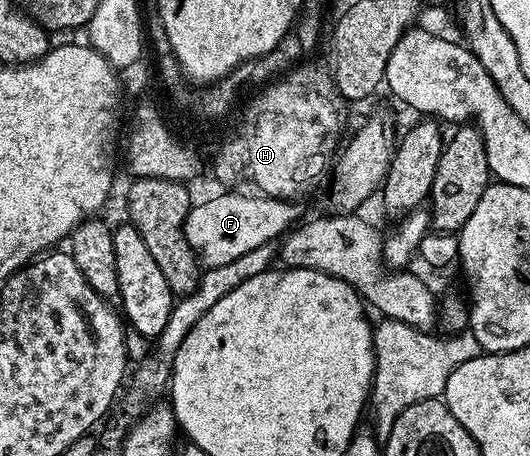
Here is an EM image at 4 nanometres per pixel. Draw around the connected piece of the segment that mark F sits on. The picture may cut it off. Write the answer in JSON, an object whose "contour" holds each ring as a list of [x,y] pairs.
{"contour":[[[221,191],[218,197],[213,197],[202,205],[194,204],[190,208],[185,220],[185,238],[193,252],[199,255],[202,266],[223,267],[223,263],[231,263],[231,259],[239,259],[239,255],[247,255],[247,251],[255,251],[255,247],[263,247],[263,243],[277,241],[302,220],[301,209],[297,206],[300,204],[296,200],[264,195],[252,196],[244,197],[241,191]]]}

